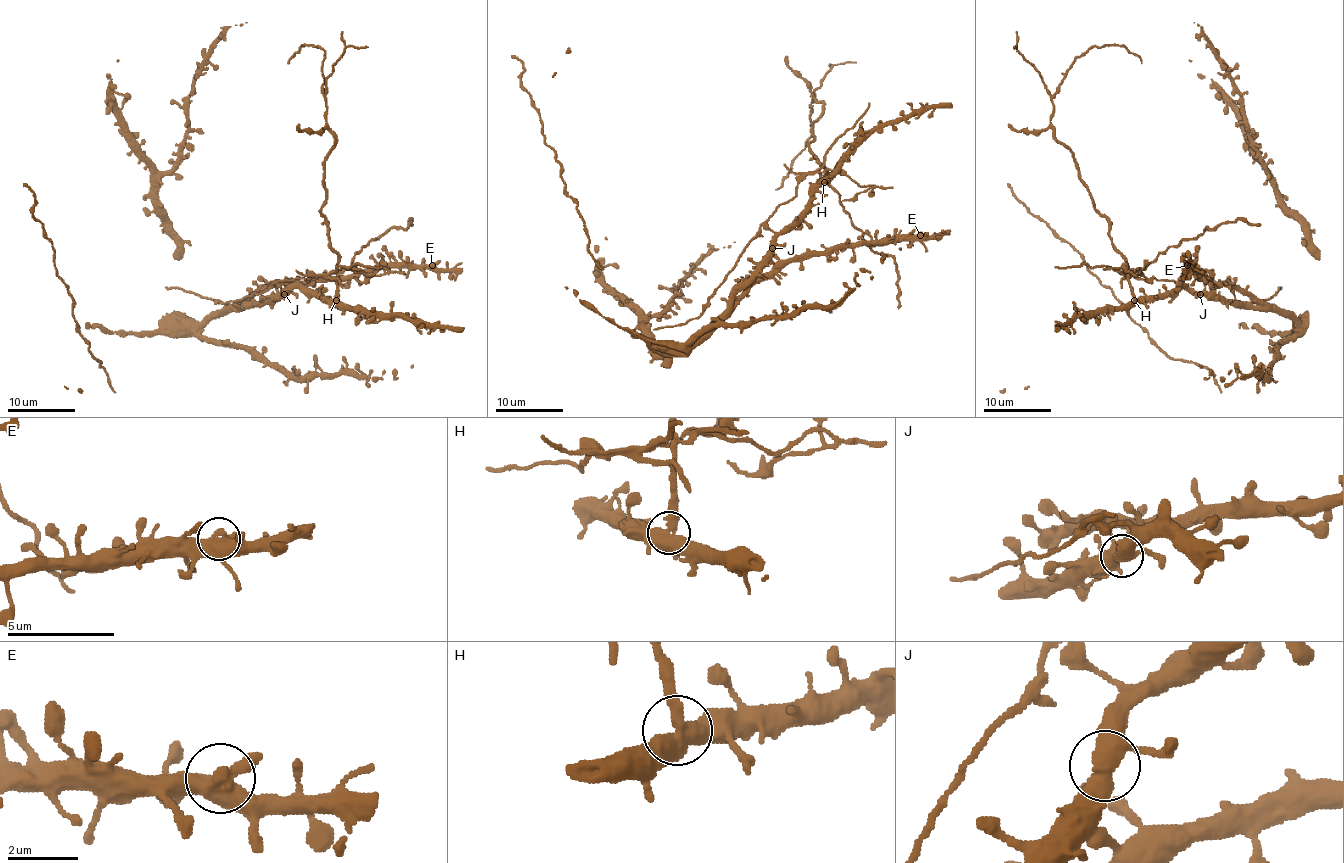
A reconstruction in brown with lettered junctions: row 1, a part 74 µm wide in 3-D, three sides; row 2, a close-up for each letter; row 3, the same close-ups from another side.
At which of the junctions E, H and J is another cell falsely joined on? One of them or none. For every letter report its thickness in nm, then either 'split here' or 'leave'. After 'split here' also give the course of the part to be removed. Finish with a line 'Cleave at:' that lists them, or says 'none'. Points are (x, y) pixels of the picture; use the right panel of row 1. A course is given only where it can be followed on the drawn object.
E: calibre 480 nm; leave
H: calibre 500 nm; split here; course (1134, 301), (1109, 221), (1049, 118), (1051, 96), (1092, 46), (1122, 45), (1141, 63)
J: calibre 440 nm; leave
Cleave at: H

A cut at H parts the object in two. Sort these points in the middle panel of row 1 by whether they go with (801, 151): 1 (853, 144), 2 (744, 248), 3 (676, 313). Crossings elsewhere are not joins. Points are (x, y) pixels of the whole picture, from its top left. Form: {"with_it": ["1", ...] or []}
{"with_it": ["2"]}

